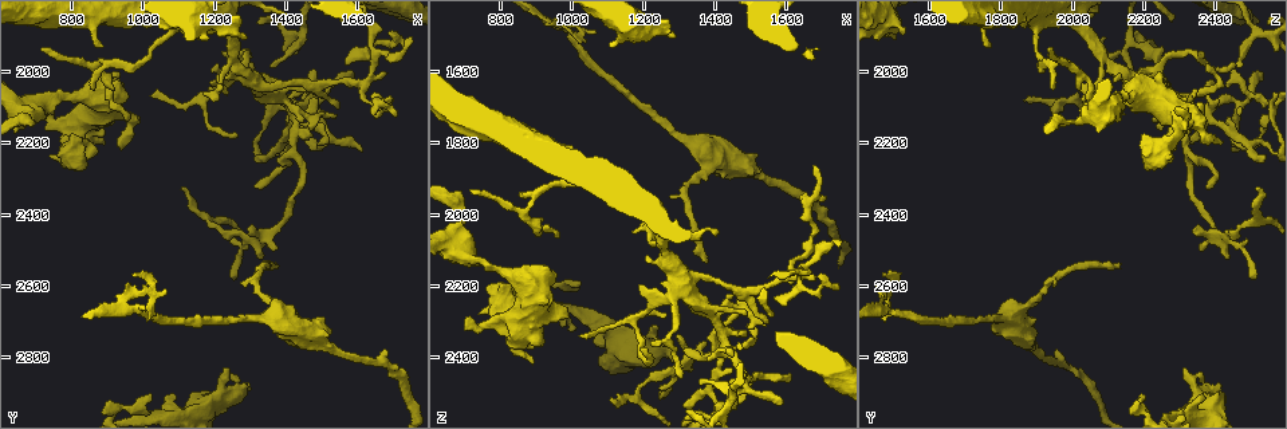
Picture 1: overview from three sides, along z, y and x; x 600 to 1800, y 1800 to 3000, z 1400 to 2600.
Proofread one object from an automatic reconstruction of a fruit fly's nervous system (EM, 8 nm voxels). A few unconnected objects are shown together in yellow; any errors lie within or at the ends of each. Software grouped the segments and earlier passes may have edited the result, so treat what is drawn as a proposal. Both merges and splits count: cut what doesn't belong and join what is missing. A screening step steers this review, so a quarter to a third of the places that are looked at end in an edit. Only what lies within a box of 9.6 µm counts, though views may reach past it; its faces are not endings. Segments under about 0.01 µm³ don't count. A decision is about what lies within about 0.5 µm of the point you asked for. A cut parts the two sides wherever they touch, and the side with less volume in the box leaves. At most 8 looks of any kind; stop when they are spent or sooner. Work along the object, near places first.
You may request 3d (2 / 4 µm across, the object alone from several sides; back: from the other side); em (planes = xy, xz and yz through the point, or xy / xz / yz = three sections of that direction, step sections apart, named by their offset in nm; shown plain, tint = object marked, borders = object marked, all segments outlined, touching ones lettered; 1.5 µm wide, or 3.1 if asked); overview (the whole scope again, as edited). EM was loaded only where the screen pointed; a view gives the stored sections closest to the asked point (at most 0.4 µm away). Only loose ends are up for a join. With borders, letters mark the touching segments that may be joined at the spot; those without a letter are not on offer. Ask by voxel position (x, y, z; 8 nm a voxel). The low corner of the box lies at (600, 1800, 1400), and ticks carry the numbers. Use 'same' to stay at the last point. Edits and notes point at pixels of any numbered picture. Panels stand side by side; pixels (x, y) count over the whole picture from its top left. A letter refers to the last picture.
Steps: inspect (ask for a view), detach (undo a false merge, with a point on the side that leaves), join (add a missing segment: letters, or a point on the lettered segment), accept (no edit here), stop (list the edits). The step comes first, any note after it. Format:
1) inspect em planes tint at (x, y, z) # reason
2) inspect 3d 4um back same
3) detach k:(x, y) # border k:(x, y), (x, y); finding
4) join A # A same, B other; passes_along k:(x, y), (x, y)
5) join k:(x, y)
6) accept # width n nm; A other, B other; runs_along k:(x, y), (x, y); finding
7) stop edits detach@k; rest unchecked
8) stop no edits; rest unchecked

inspect 3d 4um at (1360, 1980, 2460) # branch stops here

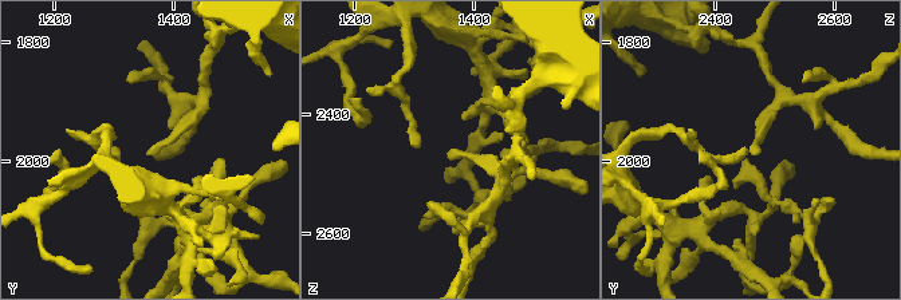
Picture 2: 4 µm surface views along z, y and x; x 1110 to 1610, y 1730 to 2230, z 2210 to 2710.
inspect em xy step 4 borders at (1360, 1985, 2460)

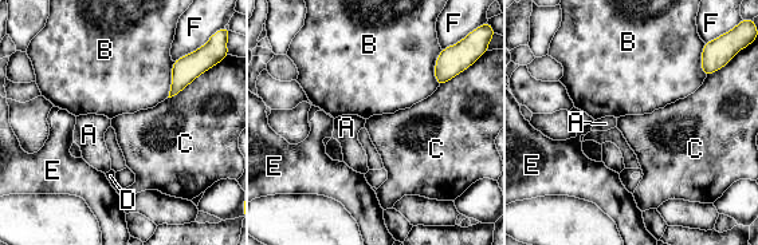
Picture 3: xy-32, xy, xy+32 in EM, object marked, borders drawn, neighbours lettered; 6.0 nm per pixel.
inspect em planes borders same # cut it another way

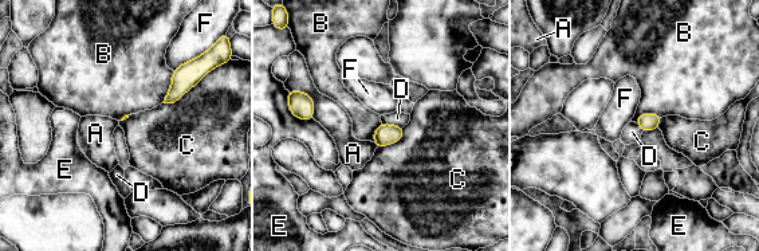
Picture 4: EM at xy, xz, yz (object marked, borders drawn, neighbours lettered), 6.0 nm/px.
accept # A other, B other, C other, D other, E other, F other; no lettered segment goes on from it

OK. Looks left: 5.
inspect em xz step 4 borders at (1030, 2070, 2340) # an open end

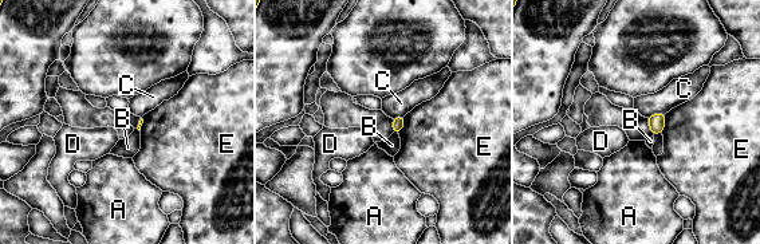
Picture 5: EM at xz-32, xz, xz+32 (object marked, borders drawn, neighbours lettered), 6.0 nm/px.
inspect em xy step 8 borders same # cut it another way

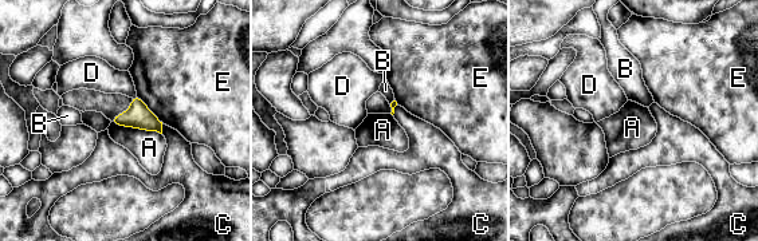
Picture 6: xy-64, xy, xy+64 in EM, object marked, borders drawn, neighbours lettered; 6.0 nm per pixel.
accept # A other, B other, C other, D other, E other; border 6:(110, 122), (161, 134); no lettered segment goes on from it

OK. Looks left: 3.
inspect 3d 2um at (1280, 1910, 1510) # free end

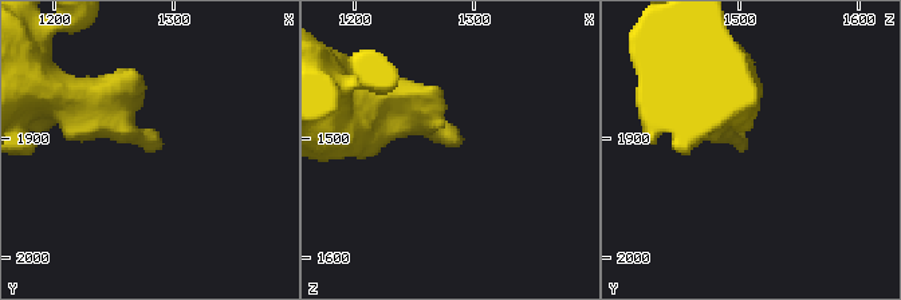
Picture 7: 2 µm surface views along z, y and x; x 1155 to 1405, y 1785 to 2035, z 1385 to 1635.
inspect em planes borders at (1288, 1906, 1504)

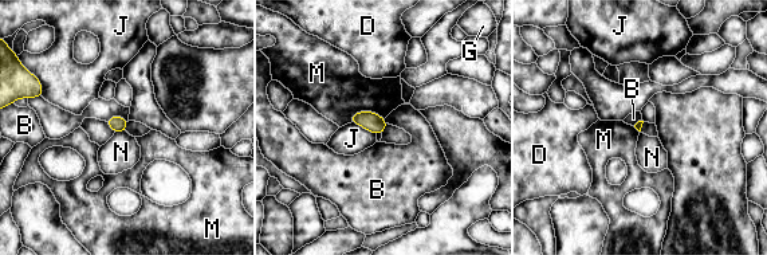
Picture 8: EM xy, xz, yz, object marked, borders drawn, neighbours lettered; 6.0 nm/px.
accept # B other, D other, G other, J other, M other, N other; border 8:(384, 118), (358, 110), (349, 122); no lettered segment goes on from it

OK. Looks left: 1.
stop no edits; rest unchecked

